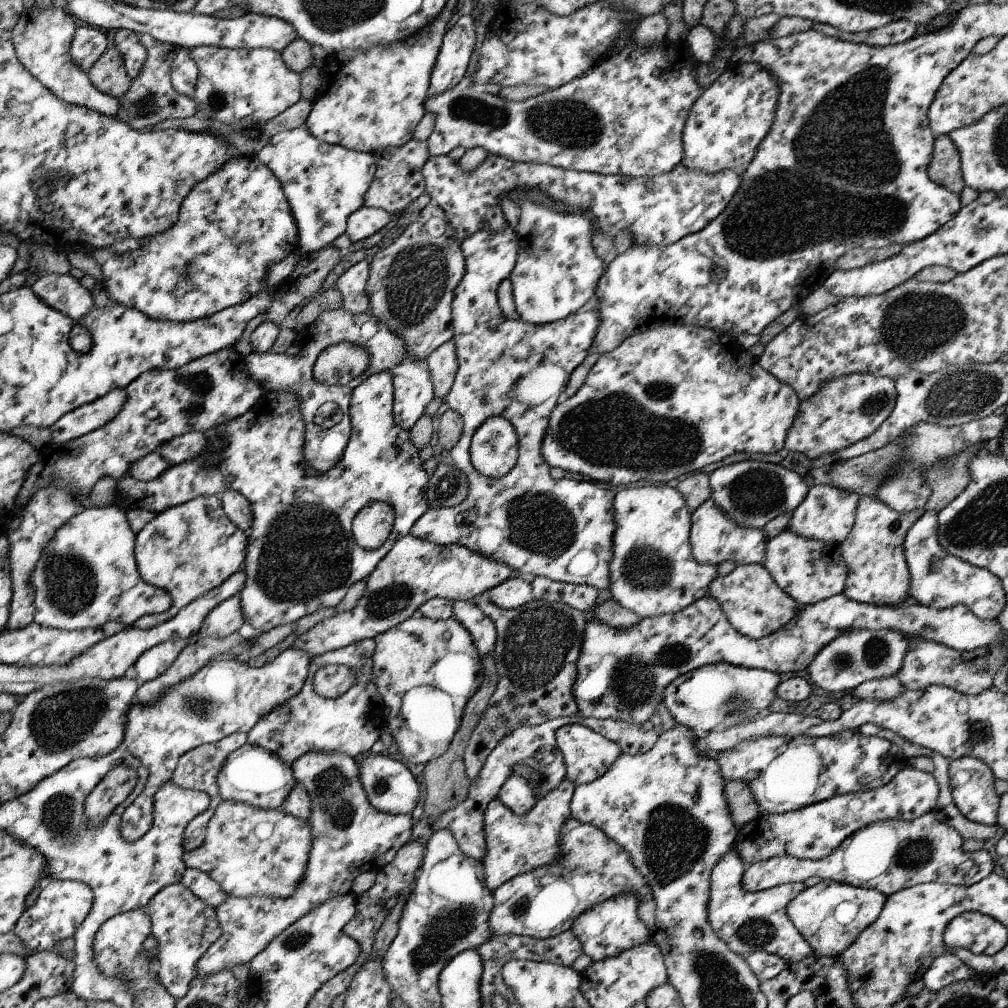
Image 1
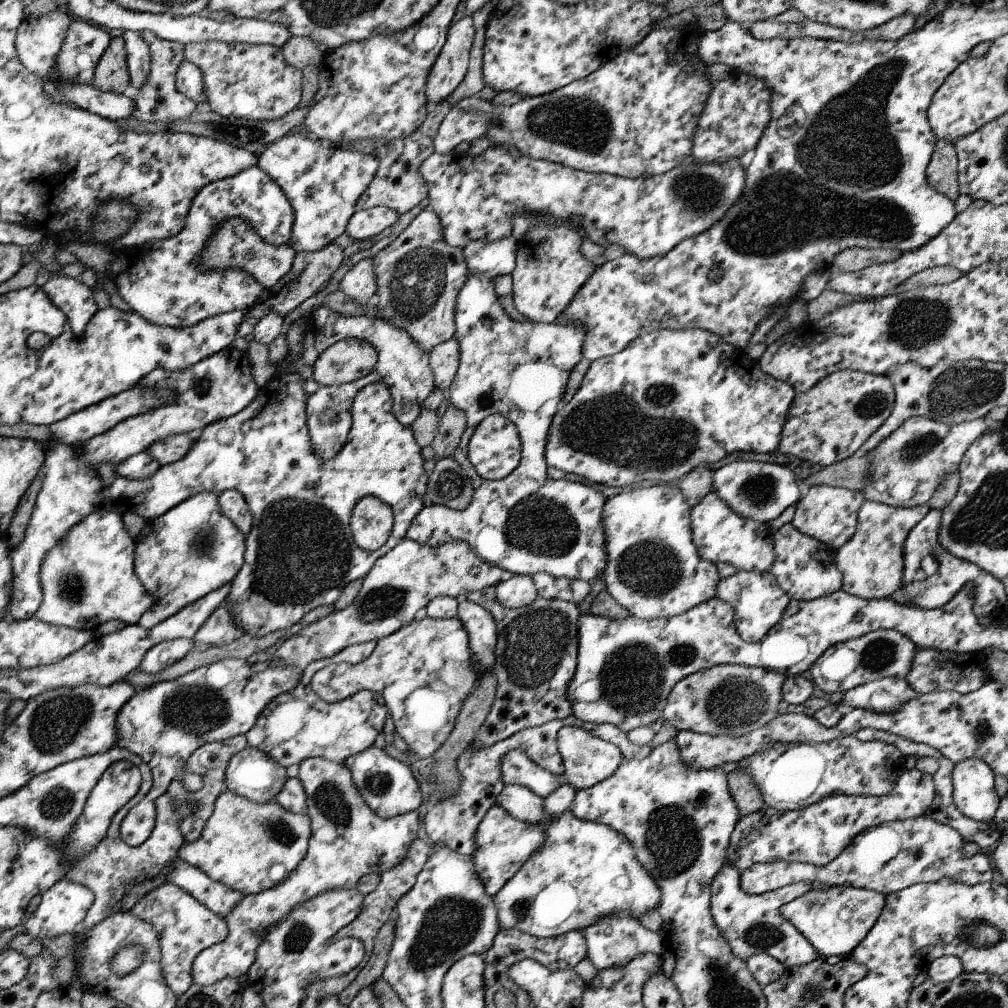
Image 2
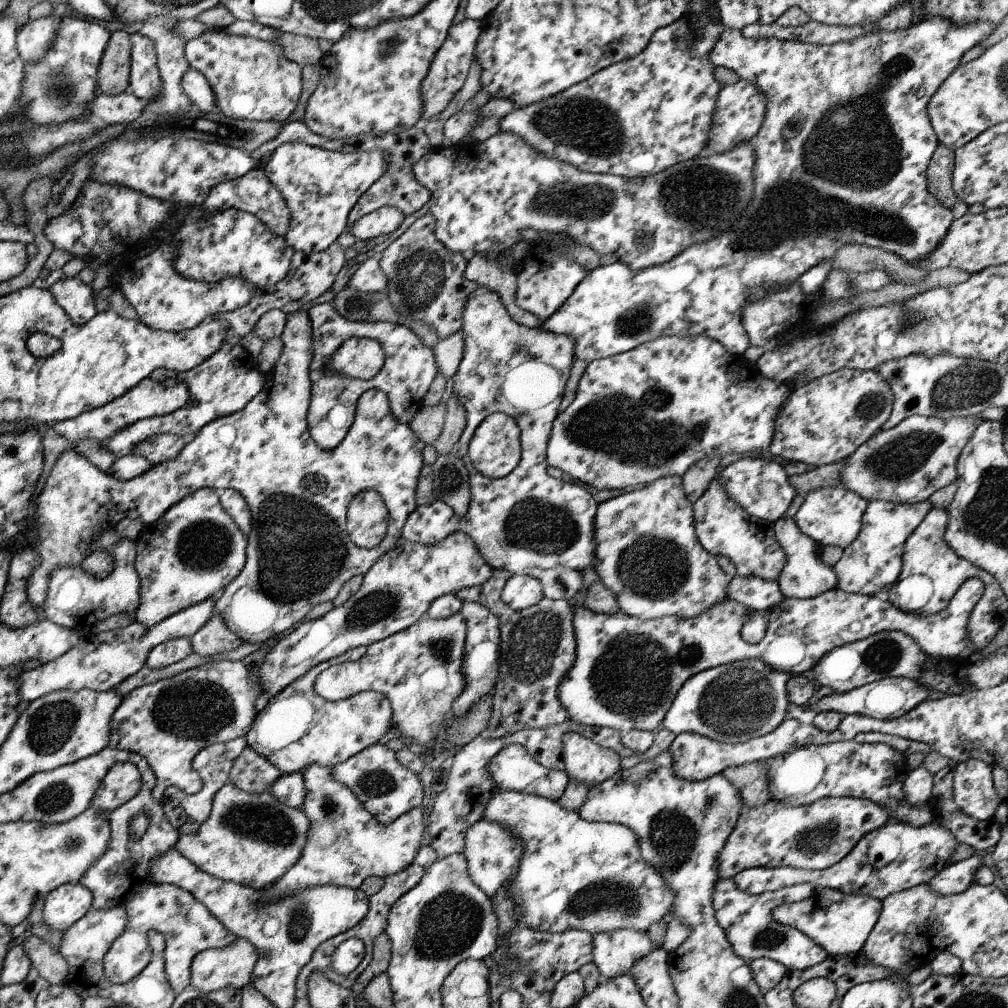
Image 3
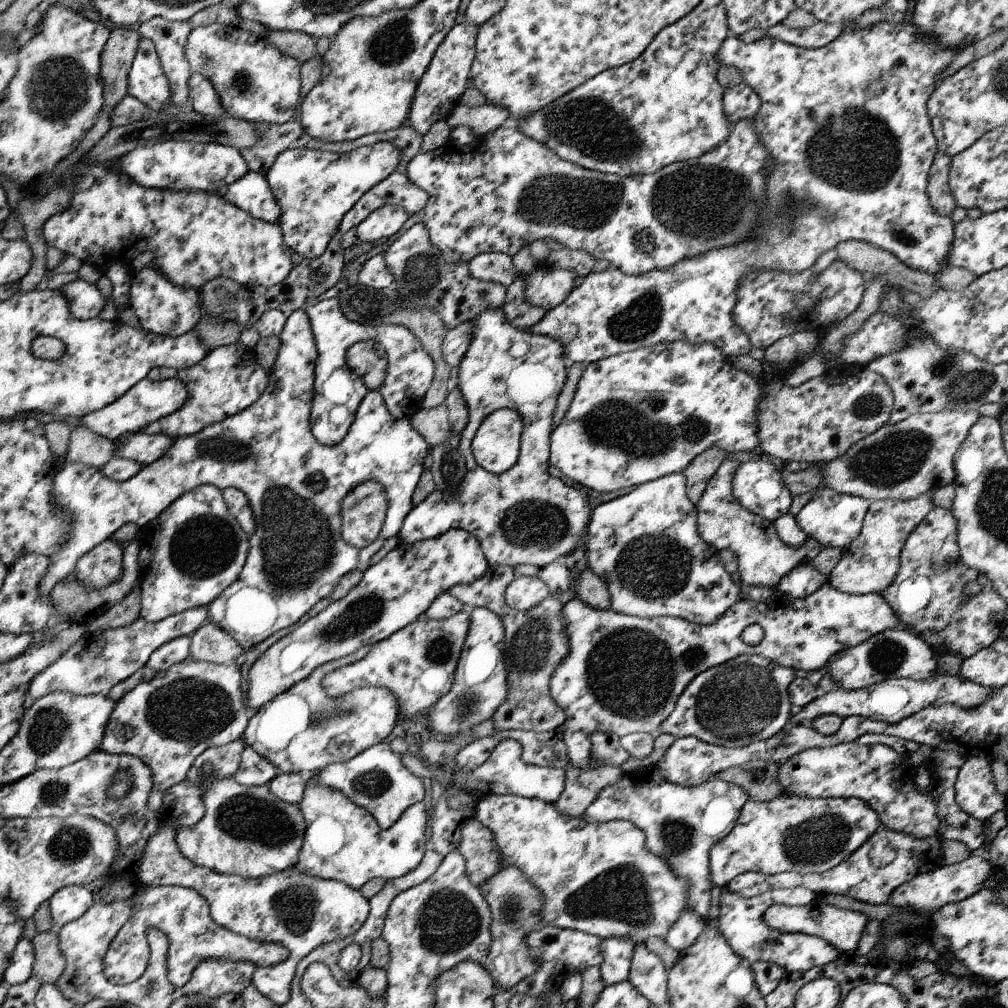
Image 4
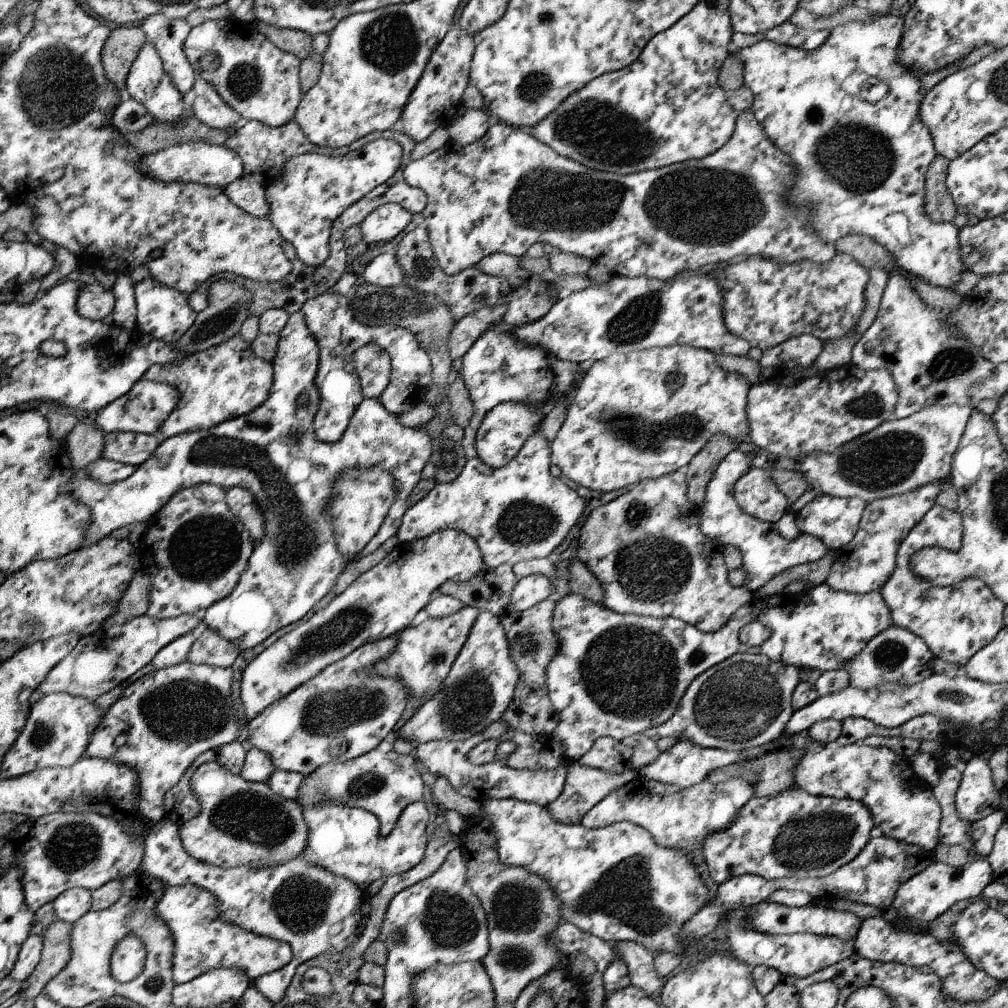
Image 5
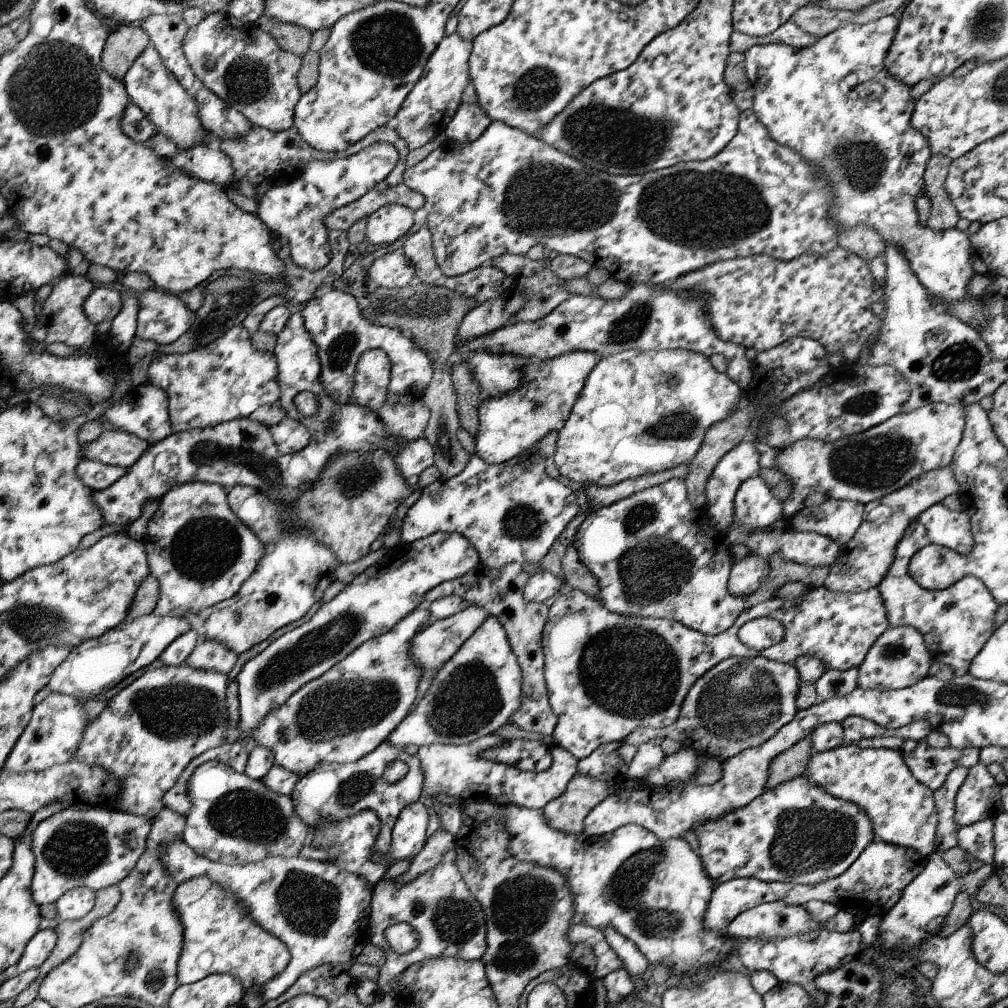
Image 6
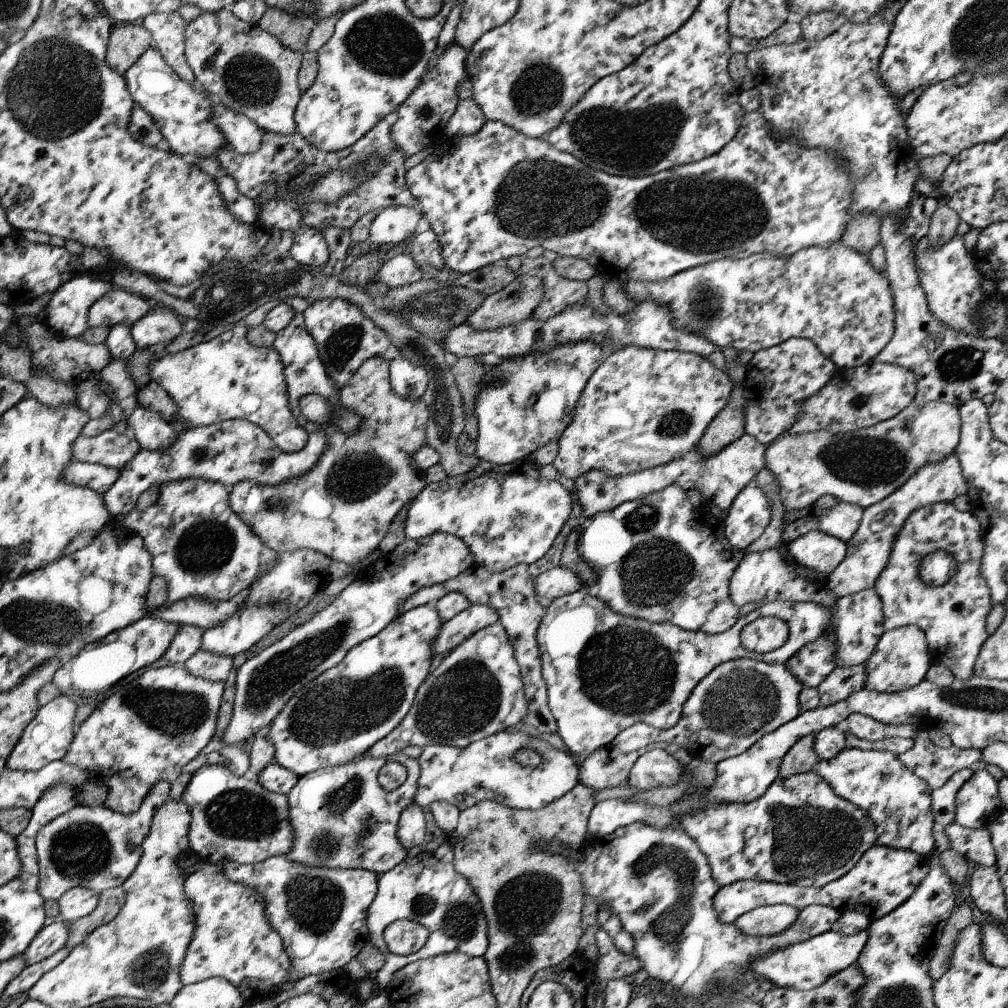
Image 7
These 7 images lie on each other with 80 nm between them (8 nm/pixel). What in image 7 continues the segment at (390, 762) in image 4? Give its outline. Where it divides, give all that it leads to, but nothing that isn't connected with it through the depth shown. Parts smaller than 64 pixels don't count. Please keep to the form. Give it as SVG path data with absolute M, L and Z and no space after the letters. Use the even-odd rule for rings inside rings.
M400 752L394 756L360 758L351 763L326 767L299 777L299 782L287 794L288 820L294 829L294 842L285 854L293 863L303 867L320 867L327 869L364 869L380 874L391 871L397 864L407 858L408 851L401 843L399 836L402 814L415 802L415 794L419 788L419 776L422 765L417 759L411 759ZM396 760L406 766L407 779L396 790L386 791L378 783L380 768Z

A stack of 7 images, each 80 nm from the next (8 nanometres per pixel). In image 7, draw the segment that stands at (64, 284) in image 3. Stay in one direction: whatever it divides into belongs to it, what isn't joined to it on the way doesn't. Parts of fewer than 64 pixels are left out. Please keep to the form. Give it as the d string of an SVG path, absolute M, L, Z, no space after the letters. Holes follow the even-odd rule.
M124 289L110 290L94 304L87 316L88 328L138 323L152 308L151 301Z

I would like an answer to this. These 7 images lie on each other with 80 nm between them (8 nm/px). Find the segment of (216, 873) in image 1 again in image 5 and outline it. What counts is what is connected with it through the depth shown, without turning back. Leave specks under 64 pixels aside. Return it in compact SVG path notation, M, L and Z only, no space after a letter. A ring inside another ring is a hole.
M210 762L198 766L190 788L202 812L179 828L179 839L196 860L220 868L264 868L290 862L307 847L310 829L300 804L272 792L267 783L248 782L218 762Z

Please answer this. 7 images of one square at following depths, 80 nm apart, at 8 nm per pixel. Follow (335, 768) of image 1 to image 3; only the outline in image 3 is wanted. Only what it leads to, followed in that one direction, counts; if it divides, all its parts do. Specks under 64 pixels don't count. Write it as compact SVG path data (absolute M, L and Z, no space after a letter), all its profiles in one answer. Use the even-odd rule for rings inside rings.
M313 764L302 772L306 784L302 809L311 819L307 844L299 862L269 888L263 901L275 901L282 895L322 885L360 889L368 876L385 879L406 871L415 862L426 832L422 806L413 808L390 824L382 824L351 789L332 776L331 768ZM235 938L235 942L221 949L202 951L191 967L194 988L211 993L226 987L242 990L253 978L255 946L249 940Z

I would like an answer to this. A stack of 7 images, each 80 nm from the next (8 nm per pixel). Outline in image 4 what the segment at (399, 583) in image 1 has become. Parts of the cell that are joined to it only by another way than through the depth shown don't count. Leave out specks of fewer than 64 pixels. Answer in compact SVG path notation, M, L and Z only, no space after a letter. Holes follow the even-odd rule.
M451 529L450 531L420 543L400 541L380 562L367 568L363 572L360 582L353 586L344 598L332 601L325 610L300 624L298 628L280 638L272 644L248 672L248 704L253 712L261 710L276 696L282 695L290 687L294 687L301 680L307 679L315 668L342 659L351 655L360 647L379 643L395 632L402 631L408 624L414 622L420 614L426 612L436 598L446 592L450 587L461 584L470 584L487 574L490 566L487 563L483 547L472 533L464 529Z

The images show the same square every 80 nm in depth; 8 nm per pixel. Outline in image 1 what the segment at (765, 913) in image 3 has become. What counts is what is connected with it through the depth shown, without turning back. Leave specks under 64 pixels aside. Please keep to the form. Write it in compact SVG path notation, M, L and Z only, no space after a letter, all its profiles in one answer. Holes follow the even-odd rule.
M734 848L715 864L711 872L708 903L708 922L712 930L732 952L744 957L764 951L782 957L788 964L798 963L814 955L808 941L804 940L786 912L786 905L806 888L804 883L788 883L763 891L748 892L743 887L745 870L744 861Z

